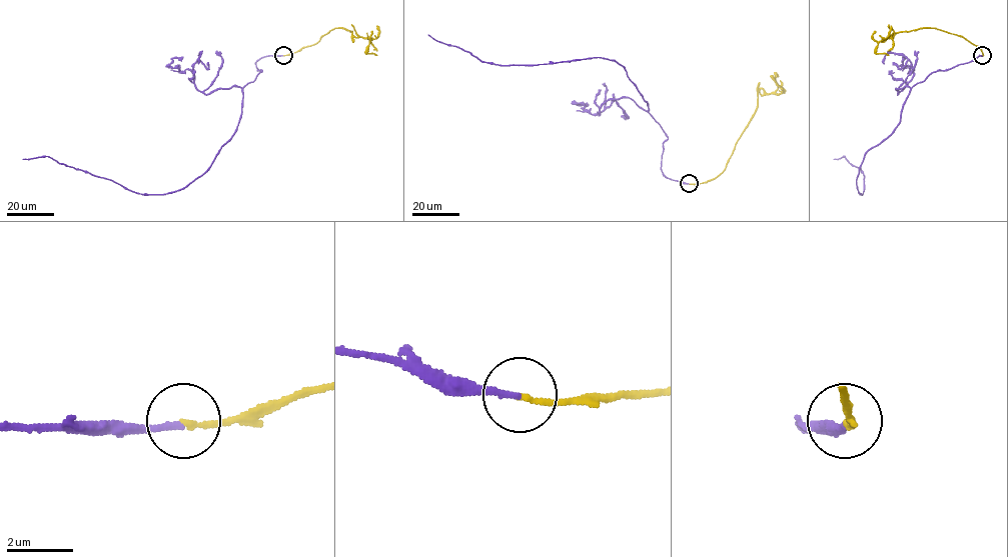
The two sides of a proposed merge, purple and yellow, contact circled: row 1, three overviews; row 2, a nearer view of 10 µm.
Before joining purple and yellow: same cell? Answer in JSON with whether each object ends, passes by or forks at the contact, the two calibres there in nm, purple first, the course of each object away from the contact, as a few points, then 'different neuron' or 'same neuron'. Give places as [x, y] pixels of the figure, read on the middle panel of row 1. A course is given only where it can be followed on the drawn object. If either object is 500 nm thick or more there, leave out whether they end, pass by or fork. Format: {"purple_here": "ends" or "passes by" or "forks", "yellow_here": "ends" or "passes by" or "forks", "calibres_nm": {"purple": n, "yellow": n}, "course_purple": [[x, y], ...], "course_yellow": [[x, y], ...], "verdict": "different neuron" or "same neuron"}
{"purple_here": "ends", "yellow_here": "ends", "calibres_nm": {"purple": 180, "yellow": 150}, "course_purple": [[689, 183], [663, 173], [668, 136], [614, 60], [500, 65], [427, 35]], "course_yellow": [[689, 183], [705, 183], [725, 168], [755, 110], [759, 90], [773, 93], [777, 82], [772, 77], [782, 89]], "verdict": "same neuron"}

